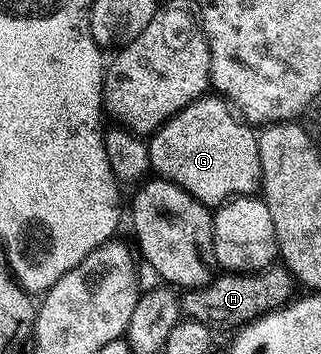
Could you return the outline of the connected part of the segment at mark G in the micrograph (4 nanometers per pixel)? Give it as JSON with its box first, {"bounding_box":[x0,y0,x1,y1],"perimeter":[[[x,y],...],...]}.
{"bounding_box":[148,96,262,206],"perimeter":[[[220,96],[196,98],[187,108],[171,116],[148,139],[151,170],[158,178],[165,178],[173,186],[185,190],[204,206],[224,206],[231,198],[253,196],[262,189],[261,161],[257,147],[258,135],[252,125],[239,120],[228,102]]]}

